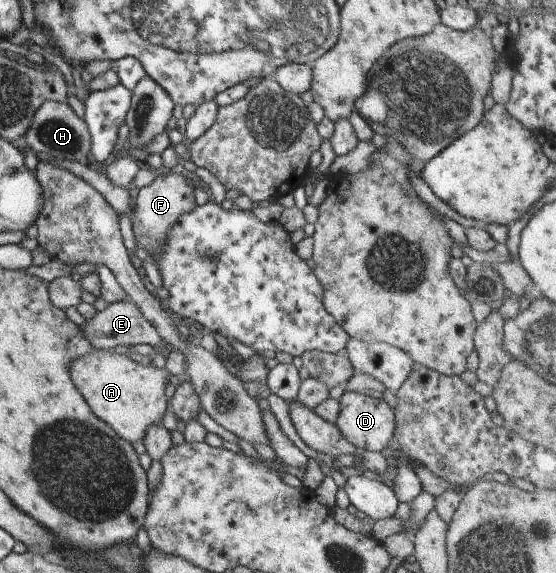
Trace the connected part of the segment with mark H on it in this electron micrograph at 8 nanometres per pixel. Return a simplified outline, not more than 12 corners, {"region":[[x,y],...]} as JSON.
{"region":[[67,103],[38,106],[21,139],[47,159],[89,165],[90,134]]}

